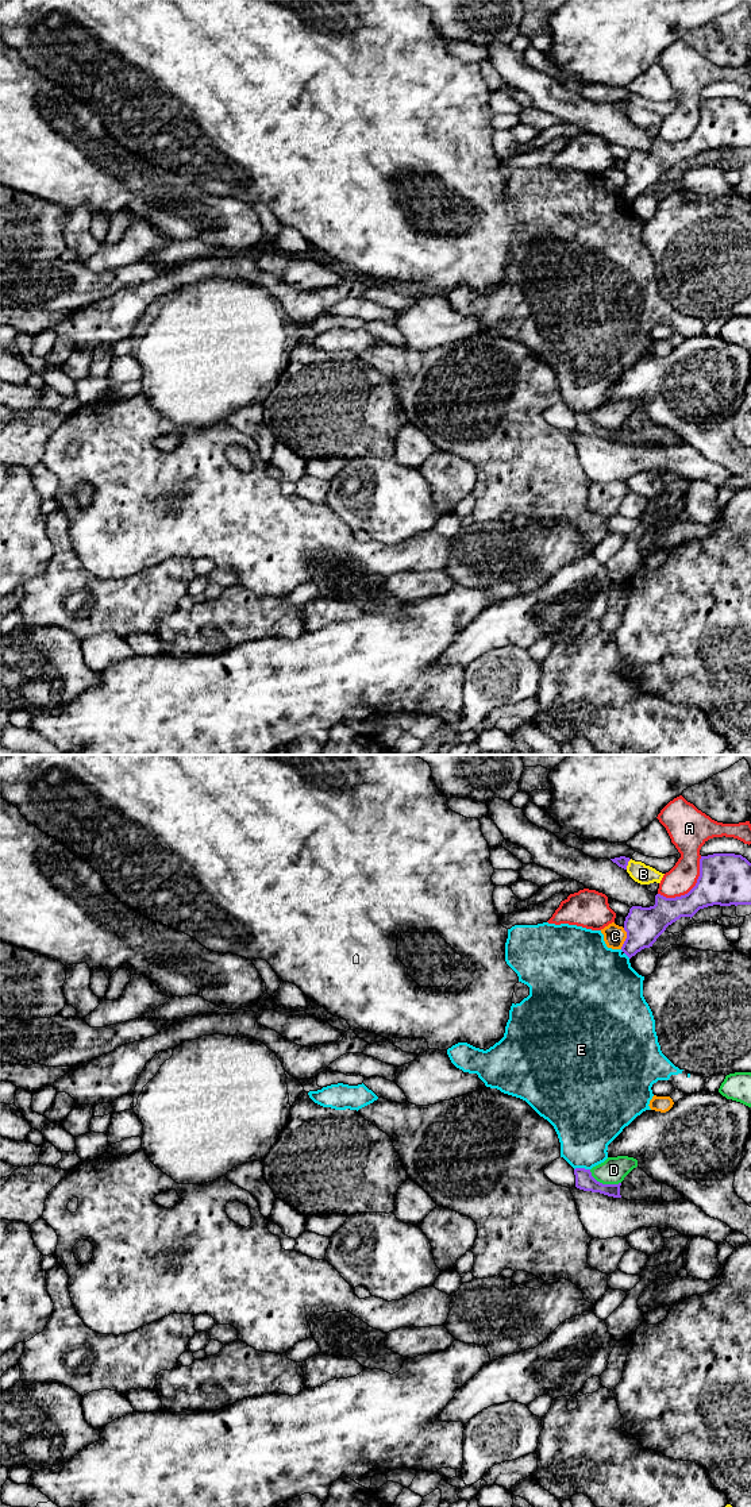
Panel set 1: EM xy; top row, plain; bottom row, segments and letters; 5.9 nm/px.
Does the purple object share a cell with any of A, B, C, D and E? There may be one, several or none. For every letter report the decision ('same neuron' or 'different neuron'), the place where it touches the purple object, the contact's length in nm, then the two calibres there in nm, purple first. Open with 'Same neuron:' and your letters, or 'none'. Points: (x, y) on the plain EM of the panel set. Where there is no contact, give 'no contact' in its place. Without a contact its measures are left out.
Same neuron: none
A: different neuron; meets purple in xy at (692, 133); contact 340 nm long; 300 nm thick on the purple side, 170 nm on the other
B: different neuron; meets purple in xy at (627, 108); contact 70 nm long; 70 nm thick on the purple side, 120 nm on the other
C: different neuron; meets purple in xy at (626, 182); contact 130 nm long; 220 nm thick on the purple side, 130 nm on the other
D: different neuron; meets purple in xy at (604, 428); contact 200 nm long; 110 nm thick on the purple side, 160 nm on the other
E: different neuron; meets purple in xy at (581, 412); contact 100 nm long; 110 nm thick on the purple side, 340 nm on the other

